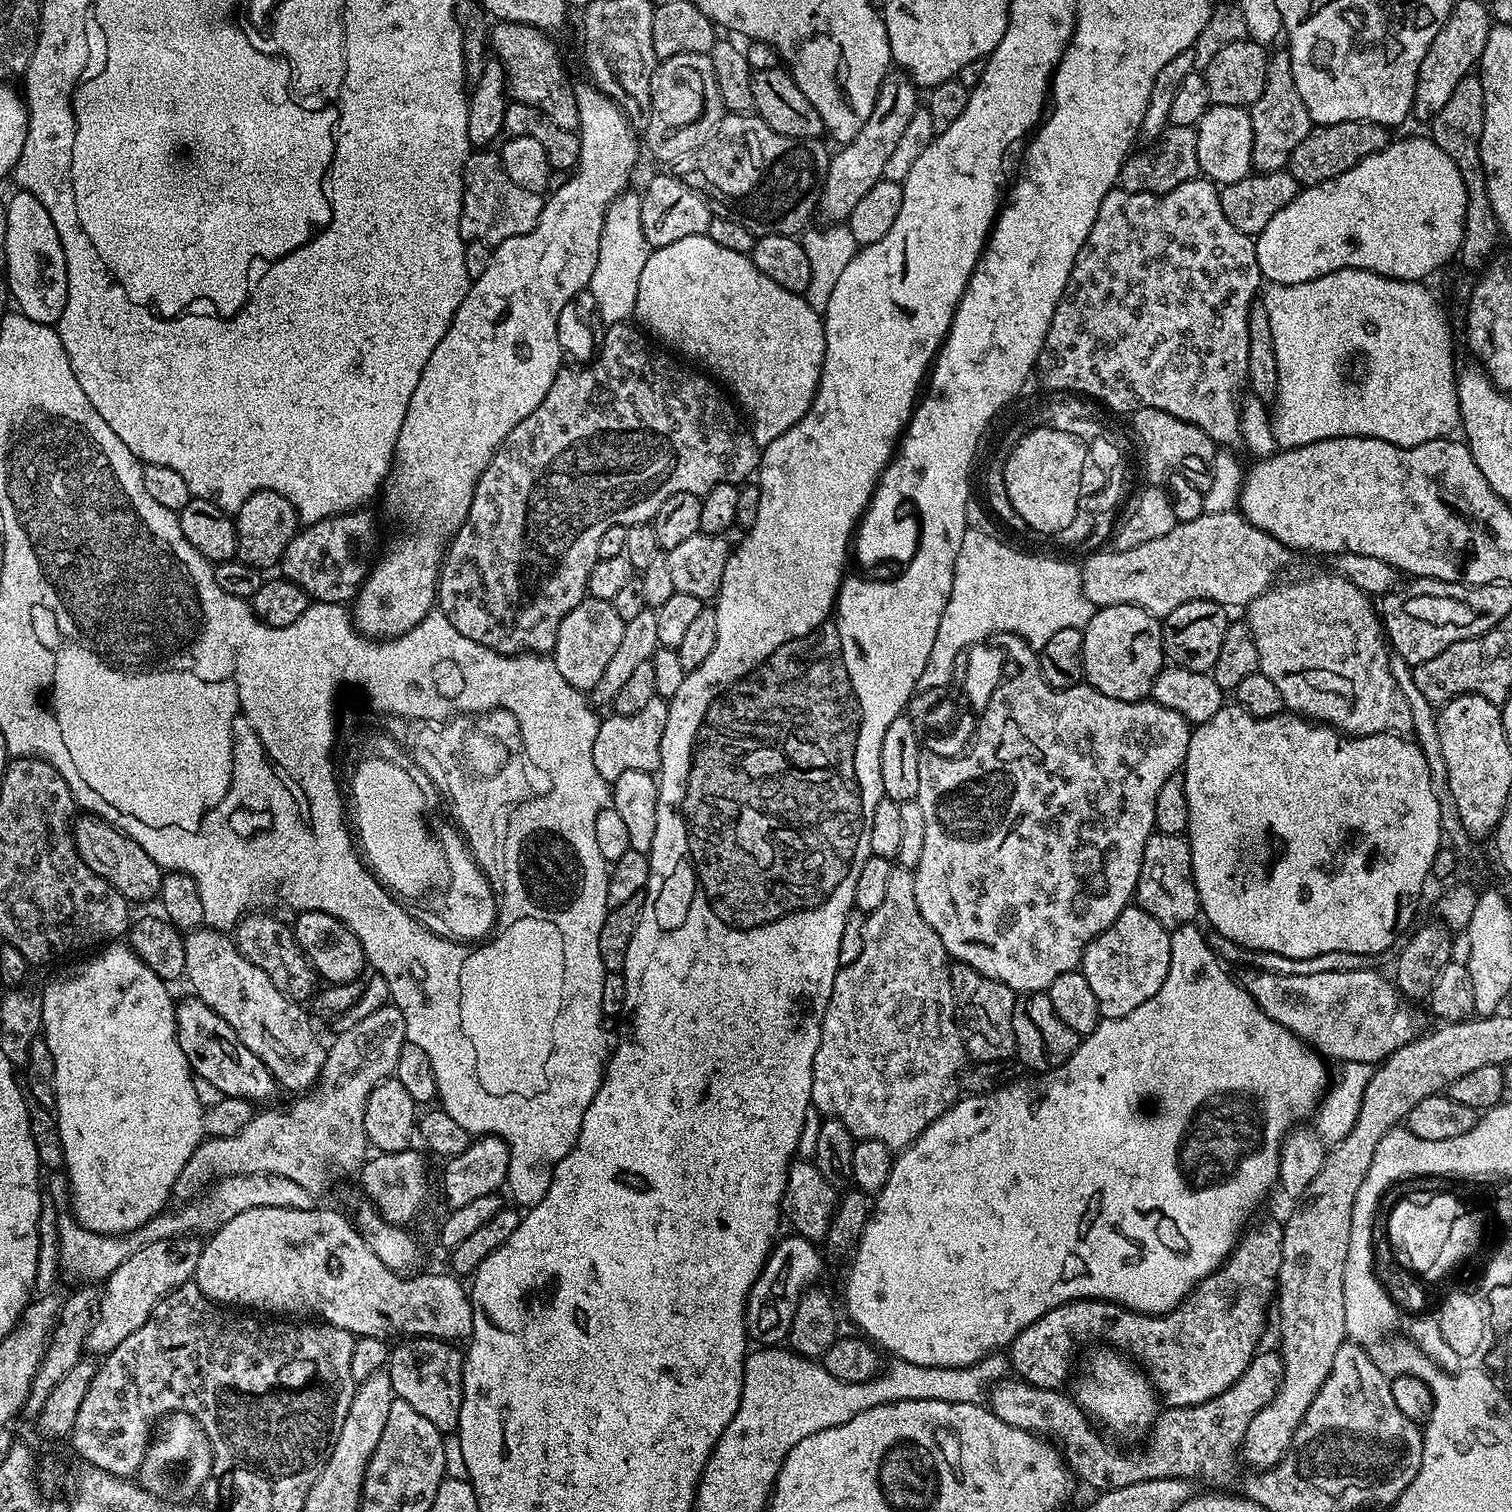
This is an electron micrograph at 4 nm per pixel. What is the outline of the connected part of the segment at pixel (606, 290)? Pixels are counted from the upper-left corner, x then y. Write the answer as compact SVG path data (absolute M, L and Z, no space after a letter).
M639 191L622 192L604 215L602 238L598 242L598 266L594 266L587 291L592 293L594 302L598 302L598 314L605 325L623 324L636 315L638 281L650 251L646 234L642 234L640 197Z

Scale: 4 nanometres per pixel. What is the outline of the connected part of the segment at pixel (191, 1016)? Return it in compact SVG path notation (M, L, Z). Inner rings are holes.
M189 998L175 1005L176 1037L178 1046L182 1046L182 1054L186 1054L186 1062L192 1067L199 1079L210 1082L221 1097L233 1096L243 1100L259 1102L268 1100L278 1092L276 1079L266 1070L266 1066L234 1034L234 1030L206 1002Z

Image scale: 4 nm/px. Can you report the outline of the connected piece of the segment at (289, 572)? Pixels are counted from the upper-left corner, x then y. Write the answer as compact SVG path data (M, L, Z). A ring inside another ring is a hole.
M364 510L344 512L340 516L331 516L301 527L282 554L279 575L302 586L313 601L347 605L355 601L357 592L364 585L375 548L376 536L372 533L371 518Z

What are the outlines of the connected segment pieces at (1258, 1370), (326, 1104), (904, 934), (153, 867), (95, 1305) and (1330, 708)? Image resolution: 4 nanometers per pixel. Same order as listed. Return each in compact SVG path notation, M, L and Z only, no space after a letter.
M1275 1351L1268 1352L1265 1356L1264 1353L1258 1354L1250 1362L1250 1366L1242 1374L1242 1378L1238 1378L1238 1382L1234 1382L1230 1386L1230 1390L1218 1394L1218 1398L1200 1404L1196 1408L1161 1411L1156 1417L1156 1423L1147 1433L1148 1445L1144 1448L1144 1456L1119 1456L1114 1449L1107 1448L1103 1438L1095 1432L1097 1429L1094 1427L1093 1421L1077 1406L1075 1399L1071 1395L1063 1396L1063 1391L1054 1388L1039 1388L1019 1378L1005 1378L992 1385L990 1407L995 1416L1002 1418L1002 1422L1059 1442L1073 1477L1079 1483L1081 1480L1082 1483L1096 1488L1095 1490L1109 1492L1118 1490L1122 1486L1134 1486L1134 1482L1161 1480L1162 1478L1195 1481L1196 1476L1216 1476L1219 1472L1226 1471L1231 1466L1232 1459L1235 1456L1237 1459L1238 1453L1241 1451L1246 1426L1250 1426L1250 1418L1254 1418L1254 1414L1258 1414L1258 1410L1262 1410L1262 1406L1266 1406L1272 1401L1283 1373L1284 1367Z
M389 1002L386 1006L374 1010L374 1014L366 1014L362 1022L343 1029L339 1034L341 1036L325 1051L320 1079L311 1090L297 1095L293 1099L296 1101L289 1108L272 1108L269 1112L257 1111L252 1120L246 1122L246 1126L242 1126L237 1136L208 1138L196 1147L194 1154L186 1162L182 1174L178 1174L176 1179L172 1195L177 1201L179 1199L180 1202L191 1201L201 1191L199 1188L204 1183L207 1185L213 1178L250 1174L290 1178L290 1182L298 1182L298 1186L302 1186L302 1190L309 1192L313 1198L320 1198L320 1195L339 1176L348 1176L351 1172L352 1175L359 1173L364 1167L365 1160L370 1156L368 1135L364 1129L366 1102L374 1086L378 1086L395 1073L398 1054L406 1043L406 1026L402 1018L402 1010Z
M894 866L890 870L890 878L886 882L886 898L878 910L867 913L864 922L864 945L862 954L858 954L858 962L850 962L850 966L841 968L834 978L832 993L824 1011L824 1021L820 1027L818 1050L814 1054L812 1067L812 1103L811 1107L819 1112L821 1117L842 1122L846 1130L857 1141L877 1140L893 1150L903 1150L910 1147L926 1126L930 1126L947 1108L952 1107L958 1099L958 1081L960 1073L966 1064L966 1049L964 1037L956 1019L956 1007L952 997L952 970L950 957L942 946L942 938L930 930L930 922L922 918L922 910L918 910L918 898L914 898L914 871L911 868Z
M91 814L75 817L72 837L82 862L86 862L86 866L90 866L90 870L94 870L98 878L110 882L110 886L114 886L114 890L118 890L118 894L122 894L125 900L155 901L159 897L162 870L156 865L154 858L150 858L150 854L146 854L146 850L142 850L142 846L134 842L134 838L130 838L101 816Z
M88 1282L77 1292L72 1292L63 1297L60 1306L60 1316L56 1319L56 1326L52 1329L52 1335L48 1338L48 1349L40 1363L40 1369L36 1371L36 1377L32 1383L30 1394L24 1403L23 1415L32 1418L39 1417L42 1406L46 1406L46 1398L50 1398L50 1390L58 1386L58 1382L74 1367L85 1355L88 1335L92 1329L92 1323L96 1320L96 1311L100 1309L100 1288L95 1283Z
M1327 571L1292 580L1289 584L1273 583L1271 588L1246 605L1246 623L1254 638L1254 646L1258 646L1260 672L1278 686L1289 713L1331 726L1349 737L1383 732L1411 733L1410 706L1391 673L1390 645L1377 605L1368 593L1358 590L1354 582L1337 576L1335 571Z

